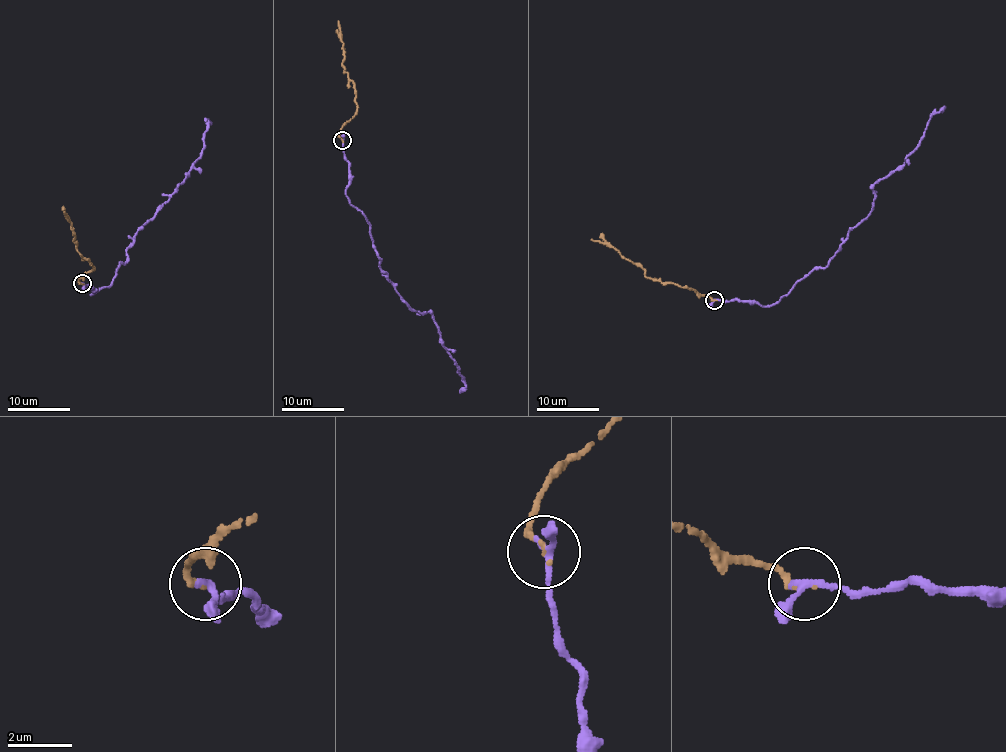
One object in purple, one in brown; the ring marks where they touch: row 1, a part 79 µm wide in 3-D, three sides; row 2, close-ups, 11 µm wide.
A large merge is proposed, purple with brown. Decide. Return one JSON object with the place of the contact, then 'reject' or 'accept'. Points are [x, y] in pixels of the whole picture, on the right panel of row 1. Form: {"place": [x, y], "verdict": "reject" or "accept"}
{"place": [714, 300], "verdict": "accept"}

